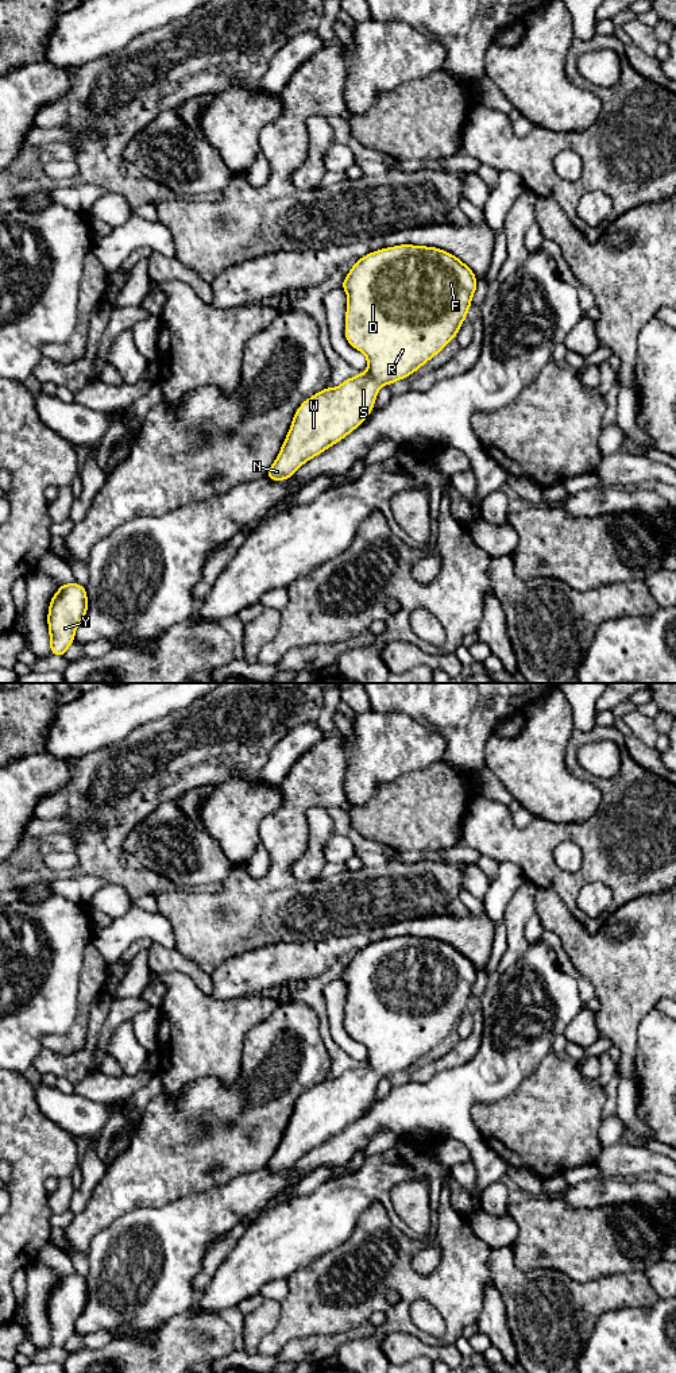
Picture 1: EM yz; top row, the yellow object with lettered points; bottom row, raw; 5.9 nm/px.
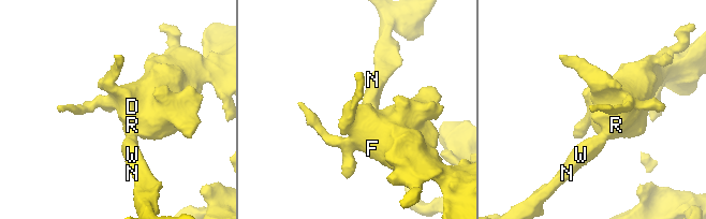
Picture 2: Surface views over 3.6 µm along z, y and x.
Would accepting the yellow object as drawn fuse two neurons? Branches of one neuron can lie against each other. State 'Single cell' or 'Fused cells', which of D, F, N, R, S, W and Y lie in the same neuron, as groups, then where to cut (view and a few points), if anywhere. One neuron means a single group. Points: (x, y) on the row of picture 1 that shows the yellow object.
Single cell. Groups: D F N R S W Y. No split

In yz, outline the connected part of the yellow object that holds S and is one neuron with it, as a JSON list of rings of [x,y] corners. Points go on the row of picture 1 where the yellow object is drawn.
[[[401,244],[372,251],[358,259],[340,288],[347,292],[348,297],[345,339],[349,346],[367,356],[367,371],[345,379],[337,387],[325,387],[300,405],[282,448],[264,477],[271,481],[291,478],[304,463],[356,429],[372,412],[382,385],[390,385],[412,375],[456,338],[471,308],[476,286],[478,279],[474,271],[457,257],[437,247]]]

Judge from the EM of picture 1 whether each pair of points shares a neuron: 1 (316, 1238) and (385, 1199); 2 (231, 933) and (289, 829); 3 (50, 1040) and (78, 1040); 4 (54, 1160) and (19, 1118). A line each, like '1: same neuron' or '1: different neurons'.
1: same neuron
2: same neuron
3: same neuron
4: same neuron

